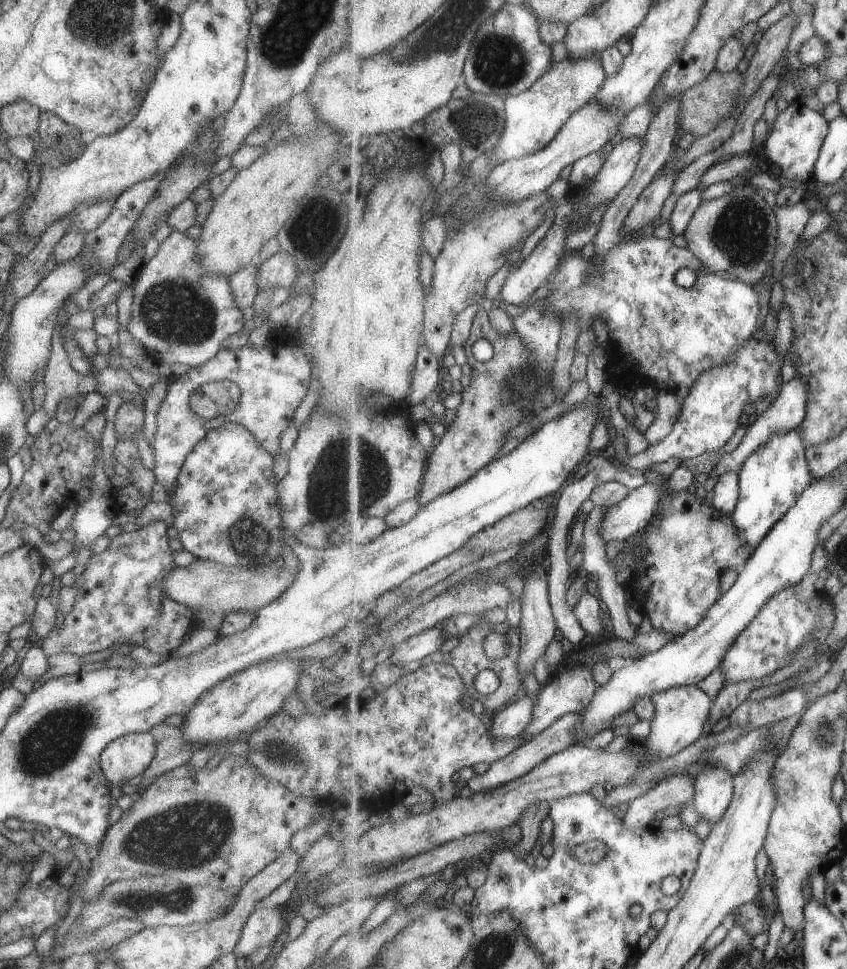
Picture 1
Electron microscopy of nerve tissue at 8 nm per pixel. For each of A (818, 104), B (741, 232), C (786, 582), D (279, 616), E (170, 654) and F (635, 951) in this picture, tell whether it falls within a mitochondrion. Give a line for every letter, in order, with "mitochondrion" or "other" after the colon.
A: other
B: mitochondrion
C: other
D: other
E: other
F: other

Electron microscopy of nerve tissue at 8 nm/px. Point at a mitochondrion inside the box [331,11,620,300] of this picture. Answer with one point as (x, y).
(499, 62)

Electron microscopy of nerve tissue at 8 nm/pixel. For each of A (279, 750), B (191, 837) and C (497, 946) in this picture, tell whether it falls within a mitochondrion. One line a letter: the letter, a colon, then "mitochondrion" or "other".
A: mitochondrion
B: mitochondrion
C: mitochondrion

